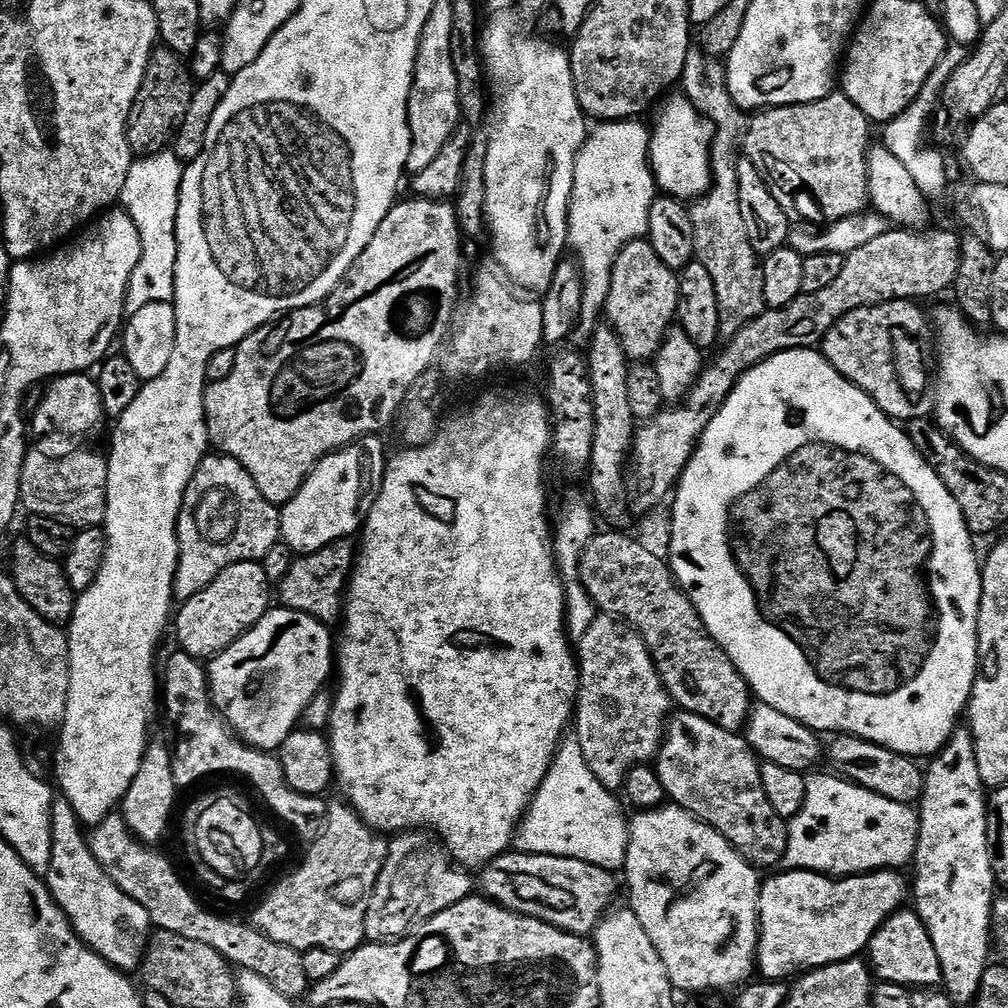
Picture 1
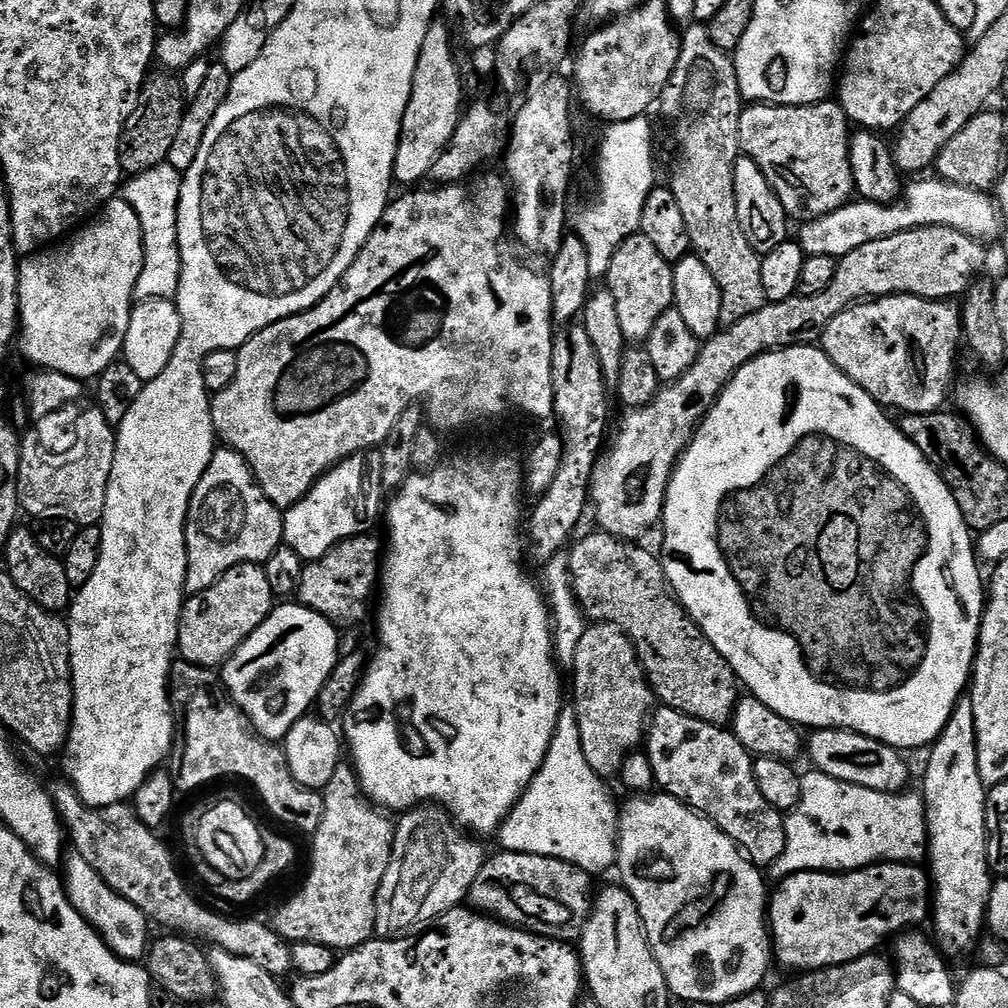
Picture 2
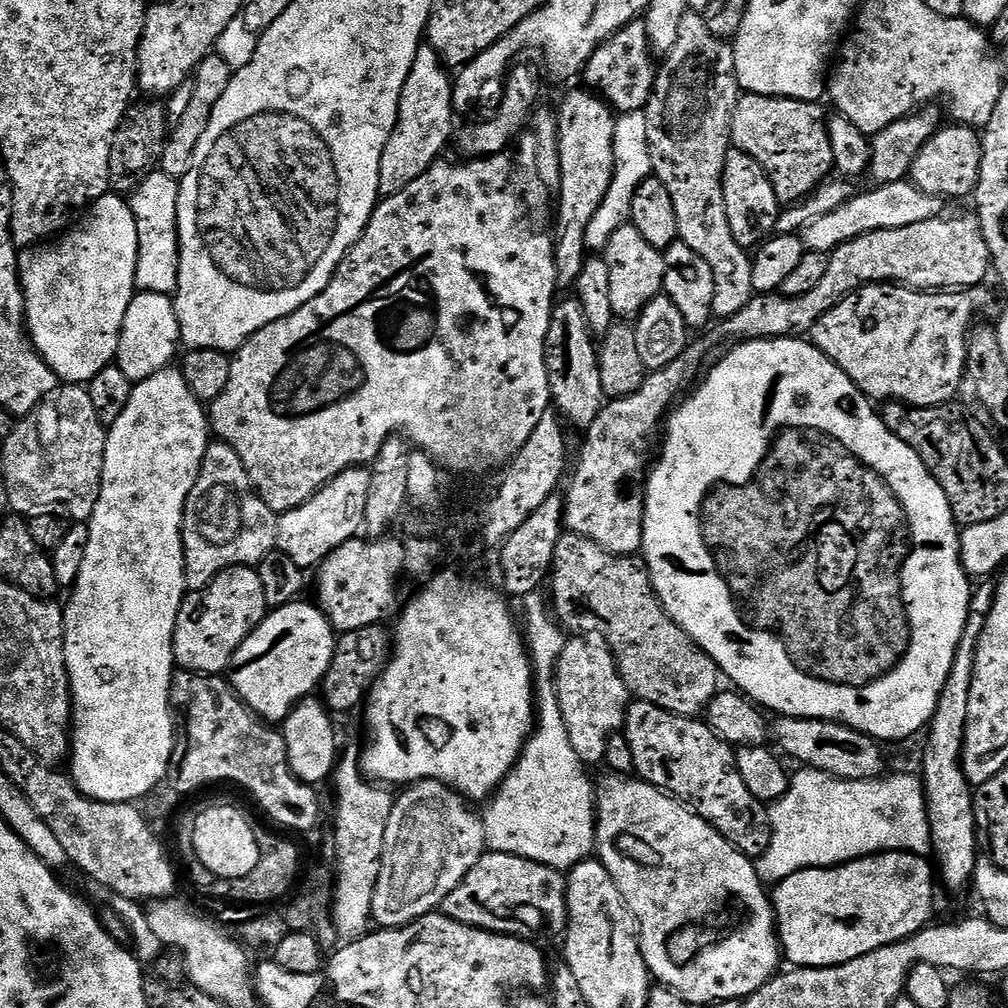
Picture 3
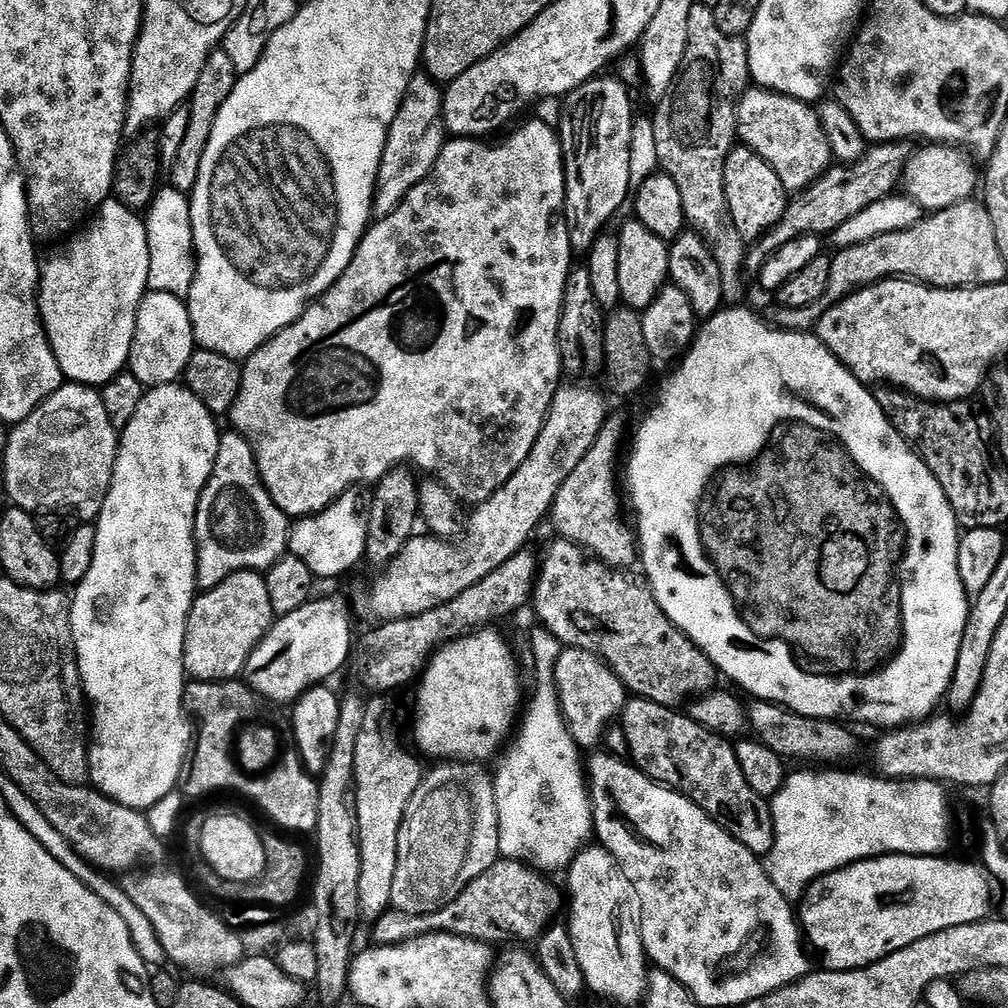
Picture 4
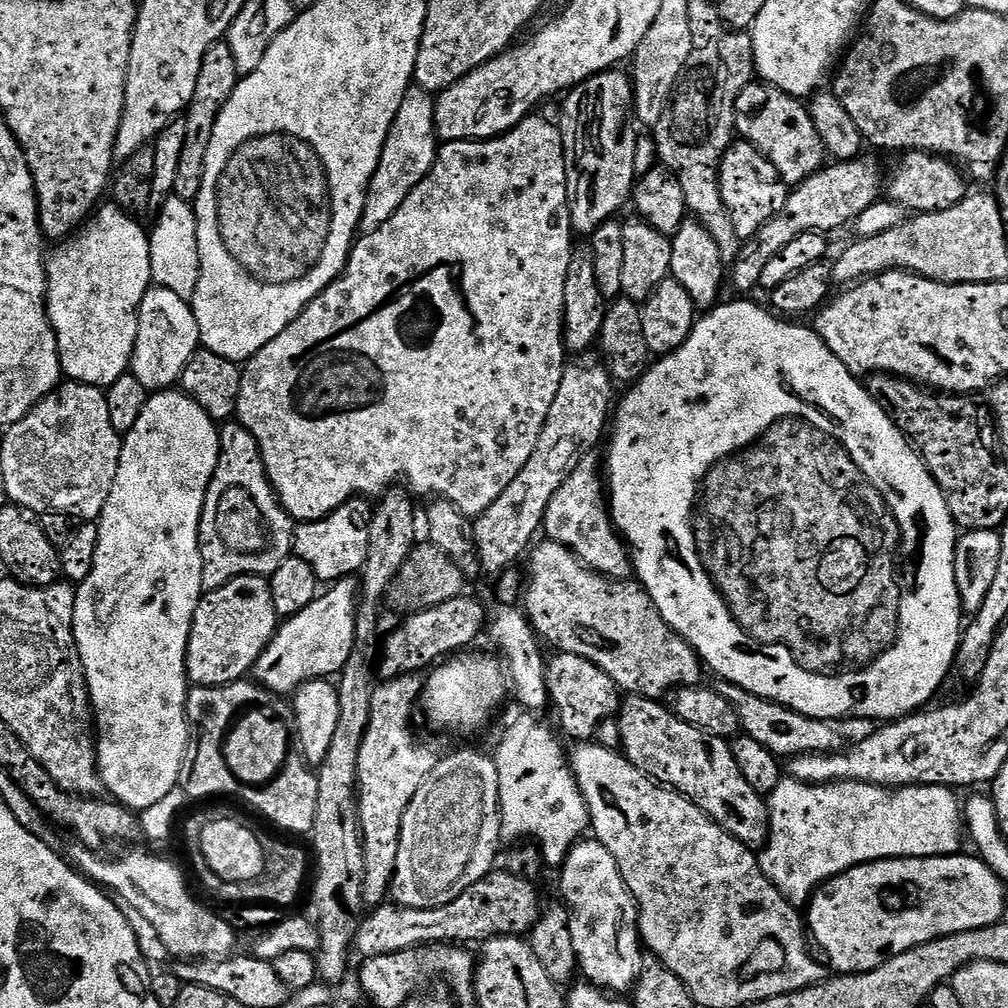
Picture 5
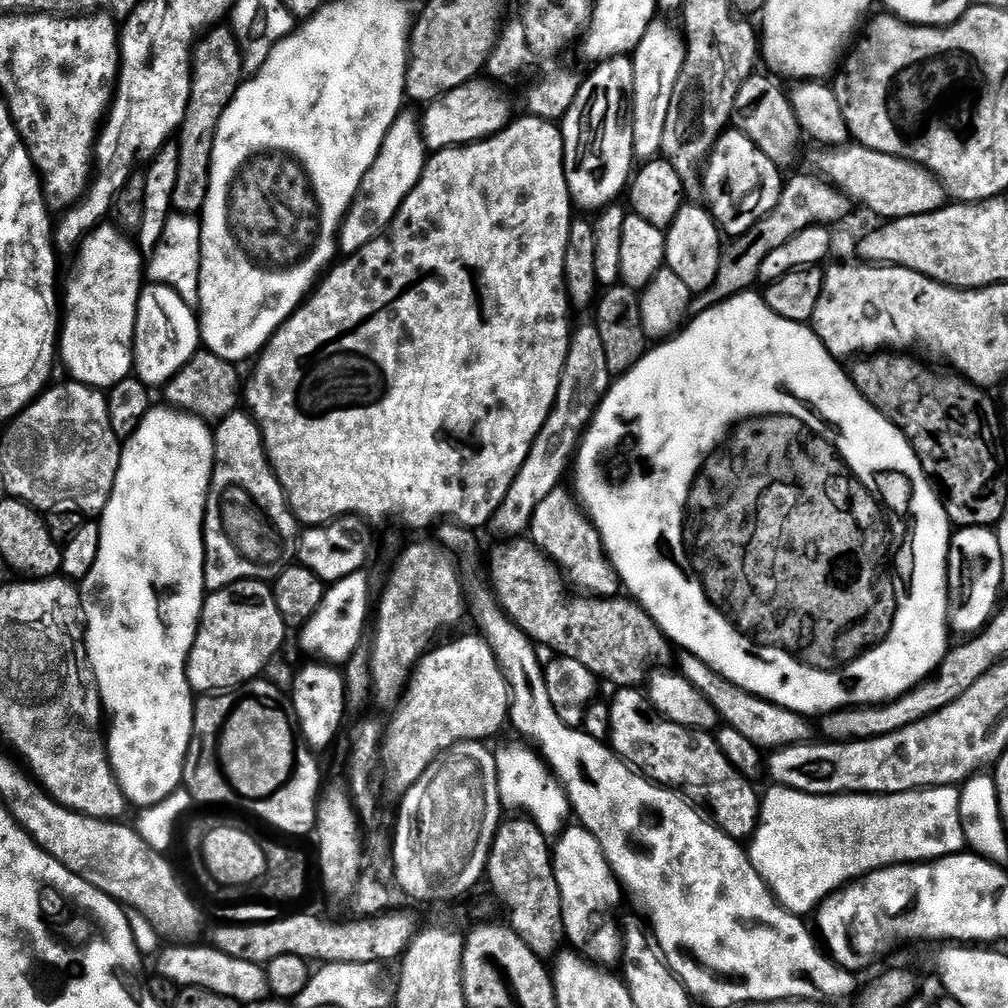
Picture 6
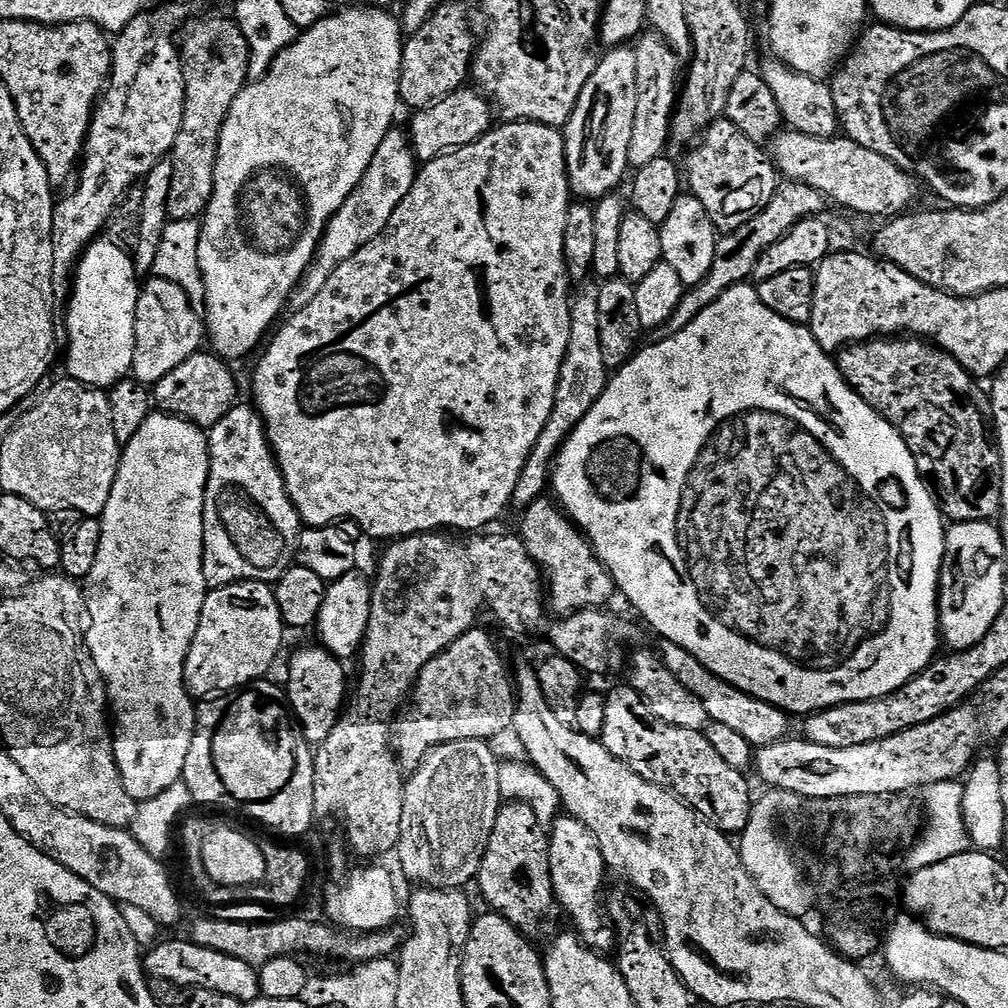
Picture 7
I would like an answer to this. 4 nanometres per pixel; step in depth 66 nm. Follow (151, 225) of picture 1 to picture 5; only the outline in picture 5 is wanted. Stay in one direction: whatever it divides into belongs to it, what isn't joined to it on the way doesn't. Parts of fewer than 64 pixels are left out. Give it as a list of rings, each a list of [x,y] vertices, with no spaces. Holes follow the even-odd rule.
[[[172,194],[163,201],[160,213],[156,216],[156,225],[150,228],[148,245],[150,246],[150,270],[152,284],[157,288],[165,288],[191,301],[196,283],[202,275],[202,253],[200,239],[196,237],[196,213],[193,205],[182,197]]]

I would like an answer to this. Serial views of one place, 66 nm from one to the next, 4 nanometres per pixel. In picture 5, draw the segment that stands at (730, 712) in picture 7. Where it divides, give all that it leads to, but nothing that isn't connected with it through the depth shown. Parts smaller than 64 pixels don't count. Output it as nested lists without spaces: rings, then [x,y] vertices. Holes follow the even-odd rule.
[[[720,680],[718,691],[740,719],[743,735],[754,738],[754,742],[766,746],[766,750],[770,750],[778,758],[805,756],[811,752],[822,754],[841,751],[840,736],[827,720],[815,720],[813,716],[795,712],[793,708],[785,708],[774,700],[764,700],[729,680]]]

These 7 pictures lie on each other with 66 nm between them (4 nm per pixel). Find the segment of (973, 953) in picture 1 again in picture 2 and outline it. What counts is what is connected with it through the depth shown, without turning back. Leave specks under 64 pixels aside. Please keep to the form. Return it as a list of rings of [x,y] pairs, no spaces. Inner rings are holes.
[[[961,699],[957,704],[928,754],[922,799],[924,817],[928,823],[926,868],[930,873],[930,920],[936,923],[935,939],[939,947],[952,957],[958,955],[971,940],[981,939],[980,928],[982,932],[985,927],[985,912],[992,885],[988,828],[984,825],[986,785],[978,774],[971,699]]]

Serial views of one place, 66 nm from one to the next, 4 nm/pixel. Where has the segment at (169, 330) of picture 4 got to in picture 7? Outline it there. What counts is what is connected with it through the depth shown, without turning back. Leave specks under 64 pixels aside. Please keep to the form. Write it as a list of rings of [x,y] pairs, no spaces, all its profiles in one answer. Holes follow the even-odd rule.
[[[152,278],[149,284],[143,285],[140,293],[140,301],[136,307],[136,341],[134,342],[134,362],[132,363],[131,375],[139,383],[145,386],[157,384],[174,366],[186,362],[192,353],[201,347],[200,332],[202,336],[202,324],[196,321],[194,305],[188,295],[177,284],[171,284],[168,280]]]

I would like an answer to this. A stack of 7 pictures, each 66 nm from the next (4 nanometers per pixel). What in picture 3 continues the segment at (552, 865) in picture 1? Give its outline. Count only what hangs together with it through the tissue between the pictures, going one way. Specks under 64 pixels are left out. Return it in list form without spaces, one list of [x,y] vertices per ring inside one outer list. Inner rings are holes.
[[[488,850],[468,871],[462,883],[444,900],[442,911],[454,922],[462,922],[487,932],[501,932],[503,936],[521,936],[523,940],[532,940],[536,936],[559,937],[567,929],[569,921],[568,882],[563,871],[514,854]]]

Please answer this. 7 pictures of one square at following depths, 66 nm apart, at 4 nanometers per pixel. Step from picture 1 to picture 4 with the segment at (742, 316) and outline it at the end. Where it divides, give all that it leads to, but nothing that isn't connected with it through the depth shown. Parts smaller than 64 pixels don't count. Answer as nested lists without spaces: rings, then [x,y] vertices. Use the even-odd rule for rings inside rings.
[[[695,6],[689,14],[689,42],[681,66],[673,79],[672,86],[663,100],[655,105],[656,116],[651,117],[654,126],[656,159],[659,167],[674,182],[678,182],[678,194],[682,194],[684,218],[703,236],[704,243],[718,262],[722,274],[722,290],[725,301],[736,306],[744,296],[744,276],[746,277],[746,241],[740,237],[728,212],[724,190],[724,163],[738,140],[736,130],[736,105],[742,93],[749,87],[748,46],[743,39],[735,40],[727,36],[716,25],[716,16],[708,8]]]

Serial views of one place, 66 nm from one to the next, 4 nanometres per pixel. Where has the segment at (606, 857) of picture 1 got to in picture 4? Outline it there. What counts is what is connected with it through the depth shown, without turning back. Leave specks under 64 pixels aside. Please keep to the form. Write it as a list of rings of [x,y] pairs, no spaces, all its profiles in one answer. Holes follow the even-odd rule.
[[[556,666],[540,668],[534,672],[536,690],[528,712],[522,718],[515,735],[514,746],[507,749],[508,757],[494,772],[496,809],[498,810],[498,846],[505,860],[519,860],[536,871],[545,874],[567,871],[577,854],[587,847],[594,834],[590,790],[585,776],[586,770],[579,760],[581,749],[573,740],[568,724],[564,720],[556,688]]]

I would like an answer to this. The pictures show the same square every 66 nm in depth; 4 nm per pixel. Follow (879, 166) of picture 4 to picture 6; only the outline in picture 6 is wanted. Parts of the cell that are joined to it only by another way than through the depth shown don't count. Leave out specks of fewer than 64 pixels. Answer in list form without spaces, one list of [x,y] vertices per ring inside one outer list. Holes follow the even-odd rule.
[[[792,176],[789,180],[787,177],[780,189],[778,206],[774,206],[770,214],[766,214],[754,226],[750,226],[746,234],[729,239],[723,245],[718,262],[718,278],[714,278],[707,292],[693,295],[691,306],[693,313],[704,312],[715,304],[721,304],[738,294],[749,291],[755,285],[752,283],[760,280],[760,267],[762,262],[766,262],[766,254],[790,242],[794,234],[807,228],[833,226],[832,224],[846,219],[851,214],[852,208],[854,209],[852,197],[827,179],[817,176]]]

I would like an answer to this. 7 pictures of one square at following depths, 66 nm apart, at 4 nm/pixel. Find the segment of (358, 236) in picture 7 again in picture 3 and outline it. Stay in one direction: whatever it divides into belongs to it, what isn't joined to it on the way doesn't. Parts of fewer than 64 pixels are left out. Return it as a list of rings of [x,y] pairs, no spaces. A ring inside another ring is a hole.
[[[421,43],[418,54],[414,58],[414,66],[406,78],[406,86],[402,86],[398,118],[390,134],[390,142],[386,142],[386,150],[382,150],[380,191],[384,196],[393,196],[406,186],[410,186],[414,178],[418,178],[427,168],[436,163],[443,153],[440,151],[447,146],[448,139],[451,136],[453,139],[453,83],[453,77],[442,63],[440,55],[434,51],[431,44]]]

